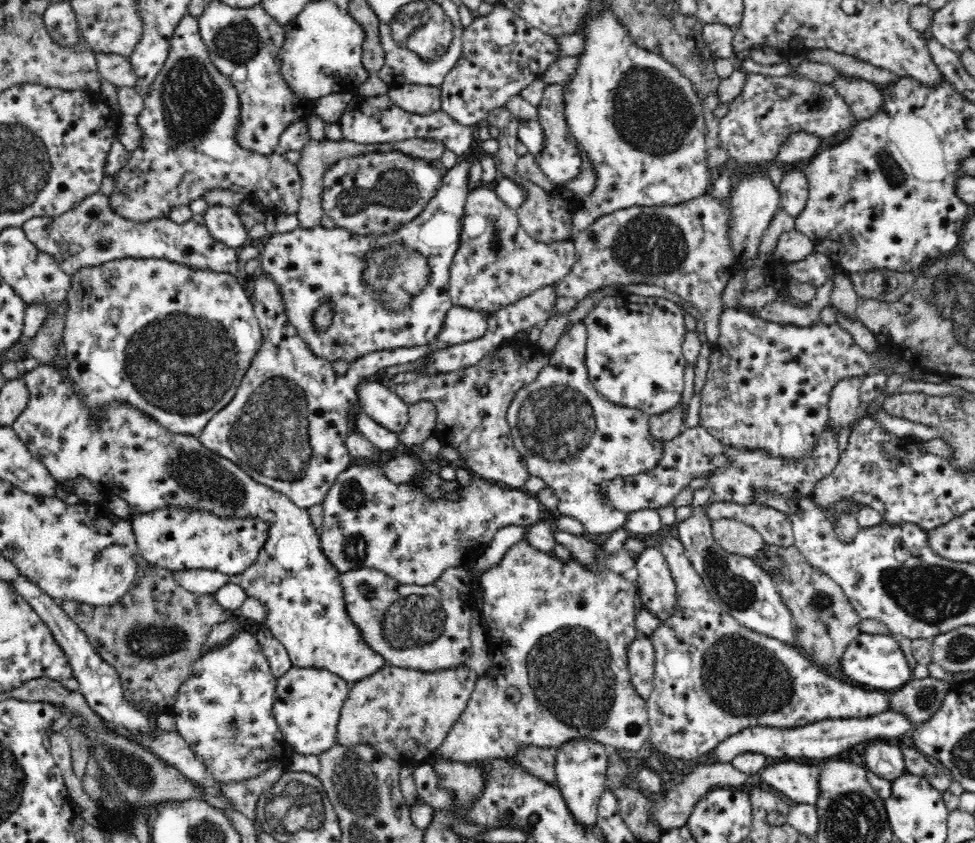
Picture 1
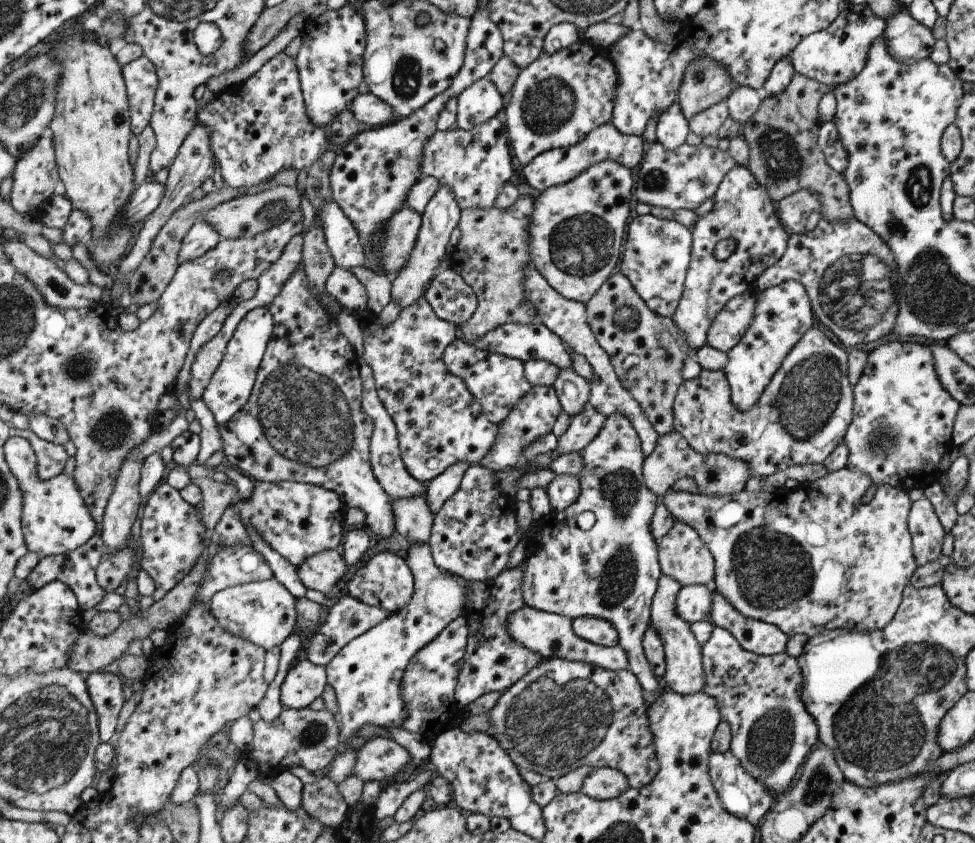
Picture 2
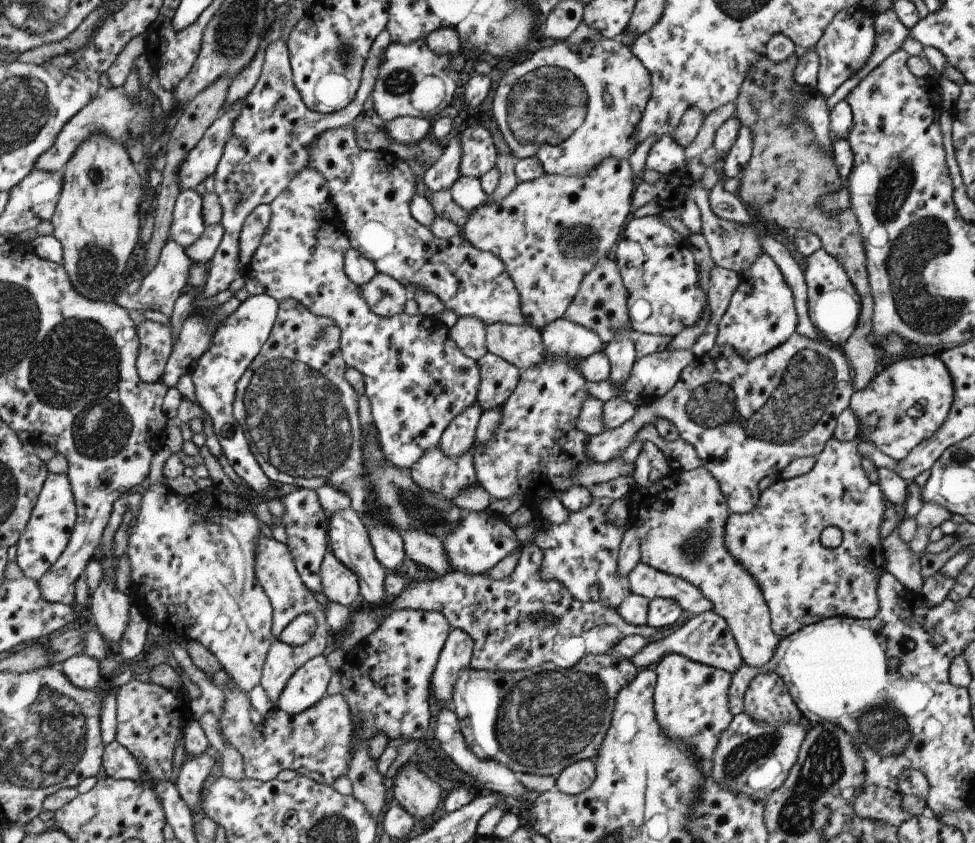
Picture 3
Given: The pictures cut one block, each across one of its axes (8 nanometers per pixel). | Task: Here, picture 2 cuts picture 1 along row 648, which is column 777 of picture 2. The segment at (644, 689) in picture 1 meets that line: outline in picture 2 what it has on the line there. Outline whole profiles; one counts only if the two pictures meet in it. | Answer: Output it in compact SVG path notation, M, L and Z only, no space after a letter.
M715 591L711 596L711 624L727 630L743 650L769 656L785 650L788 636L782 630L772 624L744 617Z

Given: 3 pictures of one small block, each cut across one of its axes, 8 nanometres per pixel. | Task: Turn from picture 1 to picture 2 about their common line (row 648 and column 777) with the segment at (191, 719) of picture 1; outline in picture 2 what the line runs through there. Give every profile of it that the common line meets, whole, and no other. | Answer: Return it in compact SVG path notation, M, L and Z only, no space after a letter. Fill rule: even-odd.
M735 164L723 176L711 199L711 210L698 216L691 226L690 261L678 307L671 316L693 350L706 344L706 330L719 309L735 295L753 289L754 280L781 258L789 233L780 223L765 188L746 167ZM723 239L734 240L735 248L727 258L717 260L714 246Z

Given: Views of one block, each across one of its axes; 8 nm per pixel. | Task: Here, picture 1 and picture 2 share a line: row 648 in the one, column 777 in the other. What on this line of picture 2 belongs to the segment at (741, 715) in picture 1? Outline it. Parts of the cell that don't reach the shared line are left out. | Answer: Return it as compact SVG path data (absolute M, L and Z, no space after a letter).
M714 626L709 640L701 646L704 685L701 692L717 700L719 718L730 728L728 750L739 761L743 770L760 782L773 798L783 794L797 776L802 762L818 744L815 719L807 712L800 695L802 676L796 658L785 651L774 655L758 655L743 650L723 627Z

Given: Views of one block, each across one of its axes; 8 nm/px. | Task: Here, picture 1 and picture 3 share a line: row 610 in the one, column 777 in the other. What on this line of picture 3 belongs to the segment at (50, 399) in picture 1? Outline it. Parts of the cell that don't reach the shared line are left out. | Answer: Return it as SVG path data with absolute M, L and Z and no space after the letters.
M761 253L759 258L738 276L739 280L735 290L732 292L725 312L717 323L715 345L732 347L735 353L748 361L773 350L795 333L797 313L795 312L792 290L783 278L782 272L766 253Z

